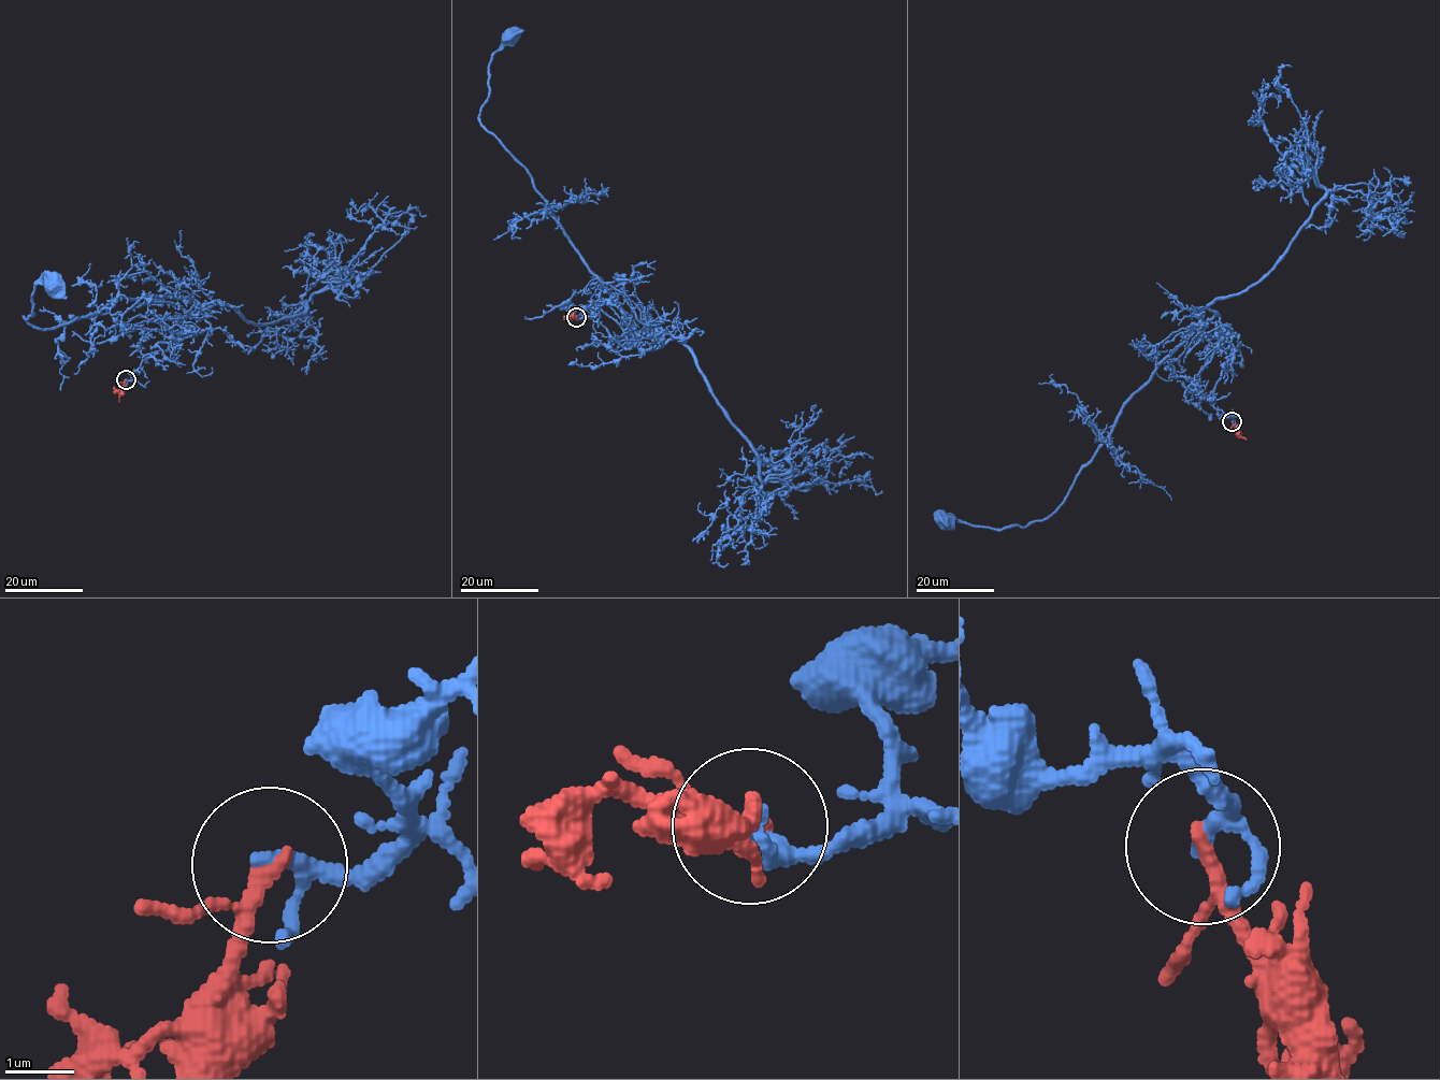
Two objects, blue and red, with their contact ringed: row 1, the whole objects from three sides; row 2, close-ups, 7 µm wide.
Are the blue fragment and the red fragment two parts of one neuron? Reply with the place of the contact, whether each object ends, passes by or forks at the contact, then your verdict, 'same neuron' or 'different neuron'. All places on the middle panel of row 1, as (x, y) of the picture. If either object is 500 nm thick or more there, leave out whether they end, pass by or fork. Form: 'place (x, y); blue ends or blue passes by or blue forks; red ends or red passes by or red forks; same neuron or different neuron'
place (576, 317); blue passes by; red passes by; different neuron

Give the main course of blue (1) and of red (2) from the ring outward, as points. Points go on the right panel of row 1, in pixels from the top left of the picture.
1: (1232, 421), (1213, 407), (1213, 389), (1232, 353), (1215, 315), (1133, 392), (1056, 509), (1001, 529), (942, 519)
2: (1232, 421), (1246, 440)

